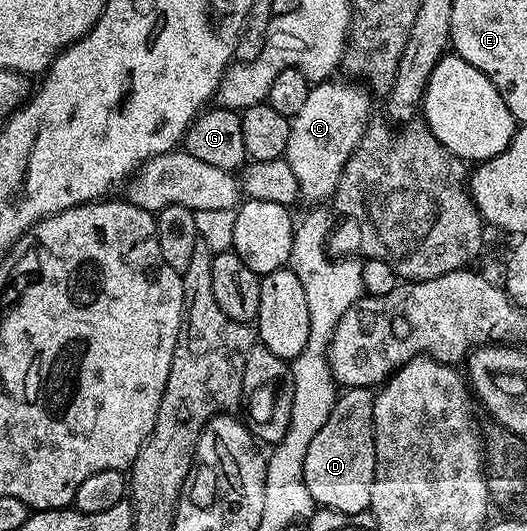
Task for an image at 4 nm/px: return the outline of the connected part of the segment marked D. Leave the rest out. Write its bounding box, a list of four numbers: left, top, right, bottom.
[304,386,376,514]

